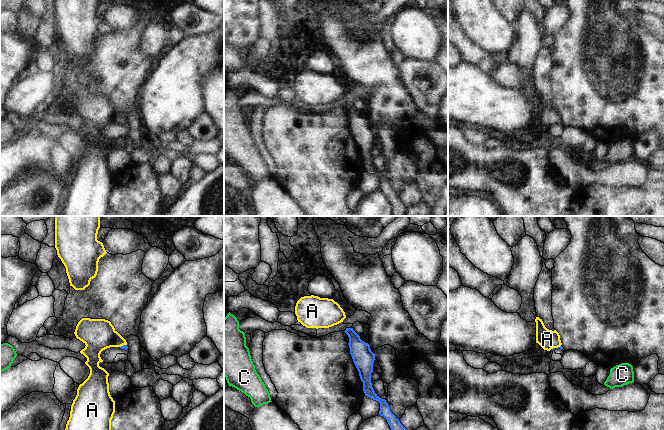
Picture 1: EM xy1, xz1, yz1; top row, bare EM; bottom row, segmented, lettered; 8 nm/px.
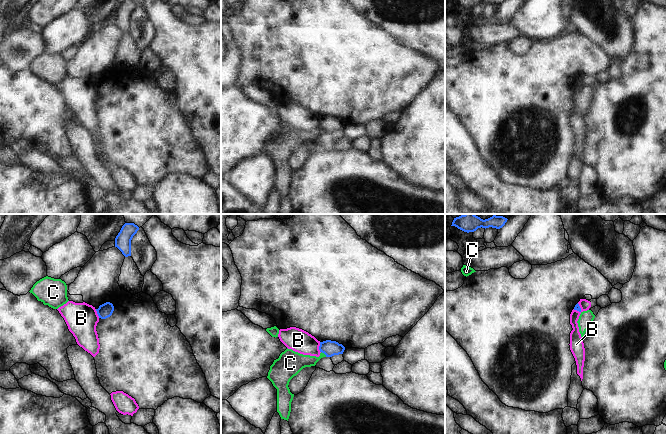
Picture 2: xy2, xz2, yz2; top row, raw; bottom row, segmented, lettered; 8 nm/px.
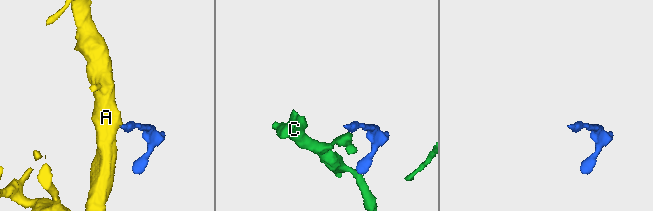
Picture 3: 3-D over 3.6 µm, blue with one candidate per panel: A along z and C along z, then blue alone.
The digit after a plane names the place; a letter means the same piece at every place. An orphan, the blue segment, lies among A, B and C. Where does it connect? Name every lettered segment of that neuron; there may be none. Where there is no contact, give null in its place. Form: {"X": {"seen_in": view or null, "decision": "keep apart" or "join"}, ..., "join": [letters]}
{"A": {"seen_in": "xy1", "decision": "join"}, "B": {"seen_in": "xz2", "decision": "keep apart"}, "C": {"seen_in": "xz2", "decision": "keep apart"}, "join": ["A"]}

